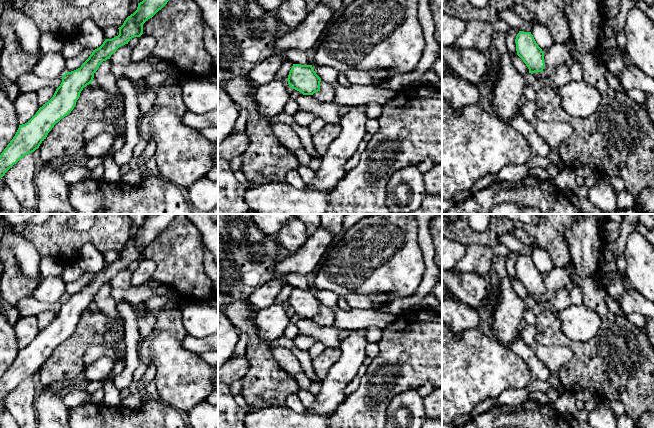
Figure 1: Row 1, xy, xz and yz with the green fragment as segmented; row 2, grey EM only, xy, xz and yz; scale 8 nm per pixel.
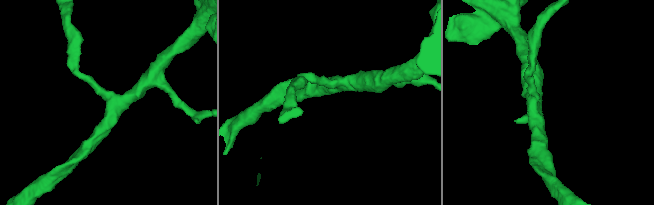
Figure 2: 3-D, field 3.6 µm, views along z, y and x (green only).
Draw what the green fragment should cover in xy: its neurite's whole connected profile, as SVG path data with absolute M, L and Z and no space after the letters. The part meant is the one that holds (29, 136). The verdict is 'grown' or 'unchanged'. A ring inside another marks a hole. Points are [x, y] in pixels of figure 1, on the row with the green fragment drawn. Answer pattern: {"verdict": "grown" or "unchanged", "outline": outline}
{"verdict": "unchanged", "outline": "M143 0L138 3L137 10L128 16L123 25L119 27L119 35L106 39L103 44L93 50L89 58L81 65L80 68L67 72L63 75L60 86L56 89L53 97L45 103L36 114L25 124L19 125L19 128L0 155L0 178L16 164L25 155L34 152L39 148L40 144L46 139L48 133L62 118L67 116L74 109L77 100L80 97L80 93L84 87L91 84L94 78L94 73L98 70L100 64L107 59L110 59L111 55L121 46L128 44L128 42L134 37L140 37L143 34L143 24L150 18L152 18L159 10L161 10L169 0Z"}

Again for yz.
{"verdict": "unchanged", "outline": "M519 31L515 39L517 55L529 69L529 73L543 72L544 52L536 43L531 32Z"}

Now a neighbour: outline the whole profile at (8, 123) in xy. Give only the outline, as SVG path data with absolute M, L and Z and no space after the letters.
M0 88L0 155L13 139L18 128L14 103Z

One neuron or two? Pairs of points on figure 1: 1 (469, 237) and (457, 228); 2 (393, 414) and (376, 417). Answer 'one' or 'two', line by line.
1: one
2: two

